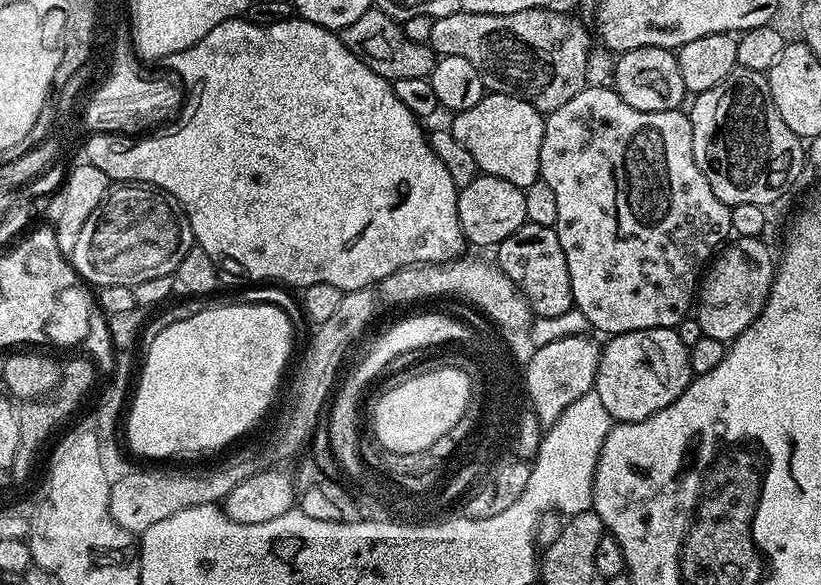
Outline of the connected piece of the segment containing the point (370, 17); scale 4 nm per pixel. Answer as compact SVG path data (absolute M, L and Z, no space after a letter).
M375 6L368 8L362 18L350 22L350 26L342 30L342 39L358 59L370 66L370 70L393 82L402 78L431 77L438 59L428 44L410 42L410 38L406 38L401 21L393 20Z

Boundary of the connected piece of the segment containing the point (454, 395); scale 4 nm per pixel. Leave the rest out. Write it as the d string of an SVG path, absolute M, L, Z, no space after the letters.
M444 367L430 370L428 374L411 378L402 386L387 391L386 394L377 395L375 397L376 405L372 408L372 432L376 435L377 442L381 444L379 447L386 452L397 452L398 455L428 450L442 434L446 434L462 418L462 414L470 402L470 394L470 380L462 369Z

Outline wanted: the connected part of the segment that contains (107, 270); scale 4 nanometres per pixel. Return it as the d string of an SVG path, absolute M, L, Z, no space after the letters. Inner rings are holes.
M128 182L113 187L104 203L86 218L70 263L85 284L97 289L106 286L137 288L142 282L150 282L150 278L172 276L178 262L186 258L193 246L190 222L178 198L160 188Z

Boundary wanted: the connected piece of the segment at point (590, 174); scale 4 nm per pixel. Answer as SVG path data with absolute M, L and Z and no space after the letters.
M586 86L566 106L547 113L542 134L542 154L540 155L540 179L554 190L554 199L558 205L558 218L555 230L558 242L562 242L562 254L566 254L566 266L570 270L572 303L588 319L589 325L600 332L615 334L650 330L651 328L676 328L683 320L689 319L694 308L694 297L702 279L702 269L713 259L714 253L729 239L732 232L730 222L731 207L723 204L710 190L710 182L698 170L694 162L694 142L692 141L692 121L683 111L643 112L634 110L611 87L592 88Z

